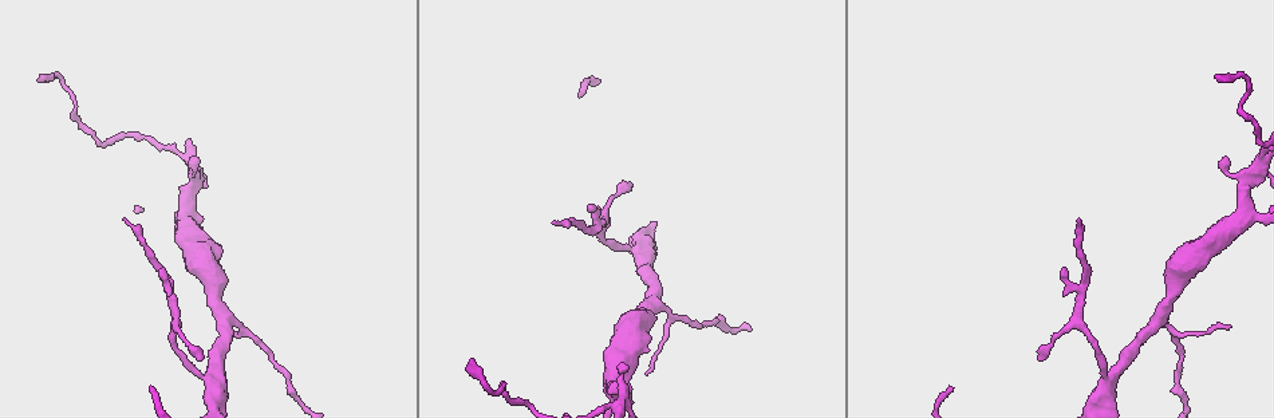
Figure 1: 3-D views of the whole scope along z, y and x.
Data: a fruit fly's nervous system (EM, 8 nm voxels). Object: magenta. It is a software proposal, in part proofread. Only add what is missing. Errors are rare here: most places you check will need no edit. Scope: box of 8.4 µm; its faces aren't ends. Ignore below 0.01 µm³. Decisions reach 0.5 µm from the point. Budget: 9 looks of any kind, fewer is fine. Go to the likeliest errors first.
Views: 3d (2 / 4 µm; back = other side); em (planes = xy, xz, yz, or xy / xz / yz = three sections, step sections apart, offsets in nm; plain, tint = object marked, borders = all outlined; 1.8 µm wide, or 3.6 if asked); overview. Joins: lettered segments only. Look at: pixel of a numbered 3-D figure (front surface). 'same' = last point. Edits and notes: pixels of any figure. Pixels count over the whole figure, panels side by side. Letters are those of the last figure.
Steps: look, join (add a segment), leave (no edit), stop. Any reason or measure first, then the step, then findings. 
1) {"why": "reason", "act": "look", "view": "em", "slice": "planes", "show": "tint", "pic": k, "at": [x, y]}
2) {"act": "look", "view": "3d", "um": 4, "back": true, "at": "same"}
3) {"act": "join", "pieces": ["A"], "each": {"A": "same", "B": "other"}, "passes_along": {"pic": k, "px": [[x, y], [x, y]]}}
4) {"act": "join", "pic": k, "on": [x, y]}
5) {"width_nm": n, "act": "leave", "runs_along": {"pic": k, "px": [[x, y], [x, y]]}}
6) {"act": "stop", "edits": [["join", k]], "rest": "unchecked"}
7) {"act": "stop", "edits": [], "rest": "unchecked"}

{"why": "an open end", "act": "look", "view": "em", "slice": "xy", "step": 8, "show": "borders", "pic": 1, "at": [590, 206]}

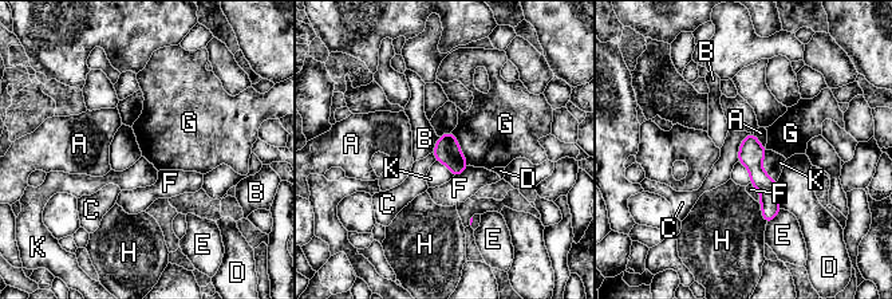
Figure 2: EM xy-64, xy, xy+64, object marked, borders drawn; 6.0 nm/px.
{"act": "look", "view": "em", "slice": "planes", "show": "borders", "at": "same"}

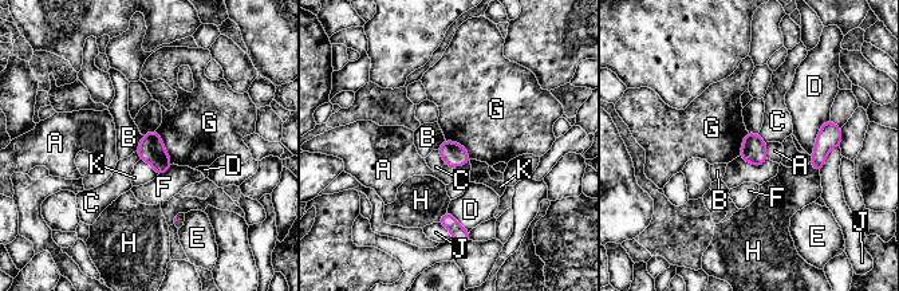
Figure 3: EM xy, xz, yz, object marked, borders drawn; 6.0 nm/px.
{"act": "leave", "each": {"A": "other", "B": "other", "C": "other", "D": "other", "E": "other", "F": "other", "G": "other", "H": "other", "J": "other", "K": "other"}, "border": {"pic": 3, "px": [[156, 130], [172, 164]]}, "found": "no lettered segment goes on from it"}

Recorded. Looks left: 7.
{"why": "thin end", "act": "look", "view": "em", "slice": "yz", "step": 4, "show": "tint", "pic": 1, "at": [473, 360]}

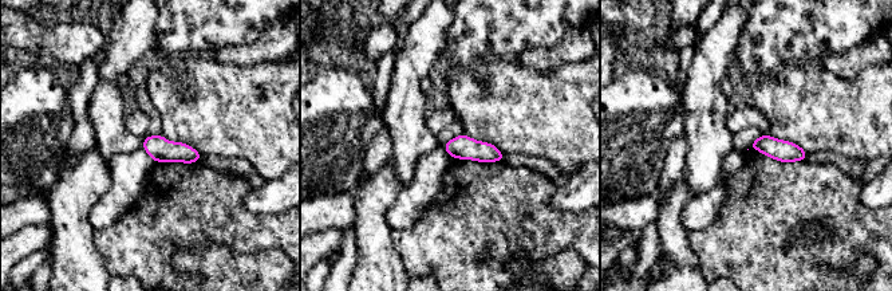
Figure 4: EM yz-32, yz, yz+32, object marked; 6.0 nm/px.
{"why": "cut it another way", "act": "look", "view": "em", "slice": "planes", "show": "borders", "at": "same"}

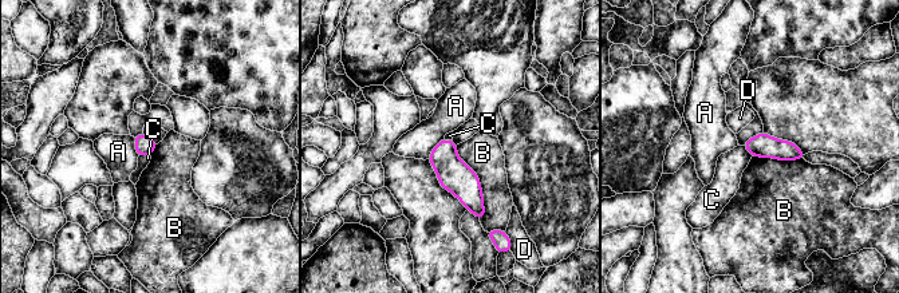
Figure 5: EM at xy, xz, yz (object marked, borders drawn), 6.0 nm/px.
{"width_nm": 110, "act": "leave", "each": {"A": "other", "B": "other", "C": "other", "D": "other"}, "border": {"pic": 5, "px": [[150, 154], [138, 157]]}, "found": "none of them fits"}

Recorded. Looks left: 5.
{"act": "look", "view": "em", "slice": "planes", "show": "borders", "pic": 1, "at": [622, 369]}

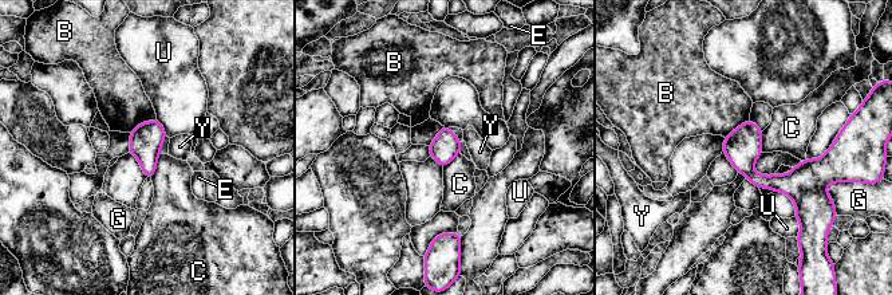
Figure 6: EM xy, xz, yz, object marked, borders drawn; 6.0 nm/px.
{"act": "leave", "each": {"B": "other", "C": "other", "E": "other", "G": "other", "U": "other", "Y": "other"}, "runs_along": {"pic": 6, "px": [[726, 144], [760, 181], [824, 164]]}, "found": "none of them fits"}

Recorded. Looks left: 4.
{"why": "free end", "act": "look", "view": "3d", "um": 2, "pic": 1, "at": [645, 373]}

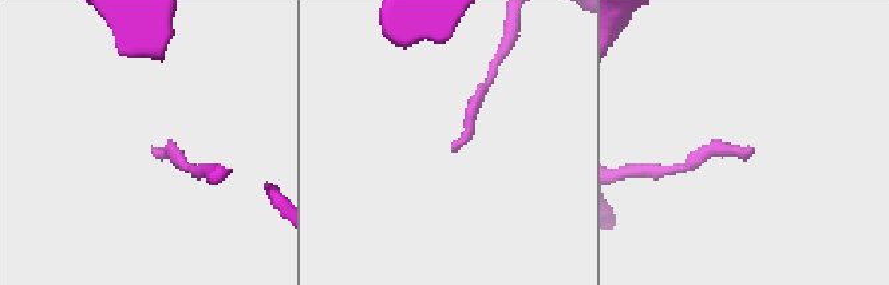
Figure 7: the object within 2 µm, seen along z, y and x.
{"act": "look", "view": "em", "um": 3.6, "slice": "planes", "show": "tint", "pic": 7, "at": [451, 146]}

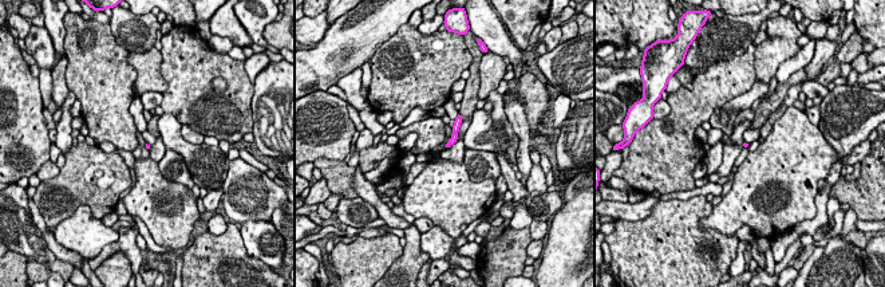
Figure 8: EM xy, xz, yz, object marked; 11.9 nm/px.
{"act": "look", "view": "em", "um": 3.6, "slice": "planes", "show": "borders", "at": "same"}

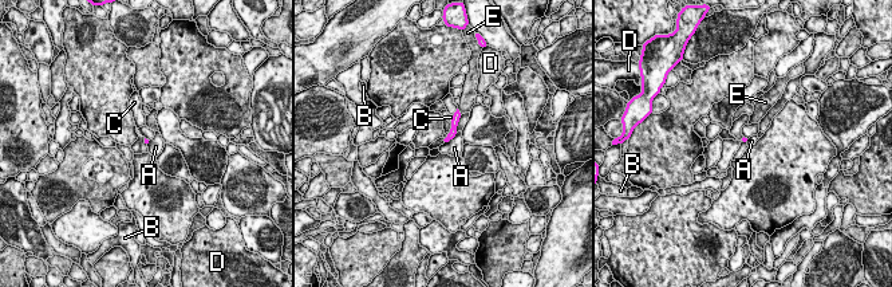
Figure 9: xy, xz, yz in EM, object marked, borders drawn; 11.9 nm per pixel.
{"act": "leave", "each": {"A": "other", "B": "other", "C": "other", "D": "other", "E": "other"}, "border": {"pic": 9, "px": [[442, 138], [443, 142]]}, "found": "none of them fits"}

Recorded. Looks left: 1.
{"act": "stop", "edits": [], "rest": "unchecked"}

